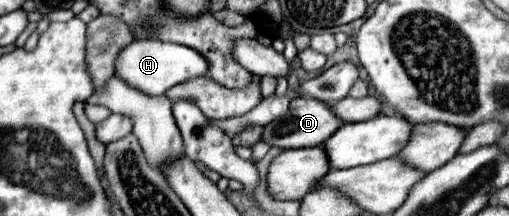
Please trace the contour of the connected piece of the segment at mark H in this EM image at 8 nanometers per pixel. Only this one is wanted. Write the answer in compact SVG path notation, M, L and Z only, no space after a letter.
M134 39L114 59L114 75L146 95L164 95L166 89L206 73L208 73L208 63L198 51L186 45L152 41L152 39Z

